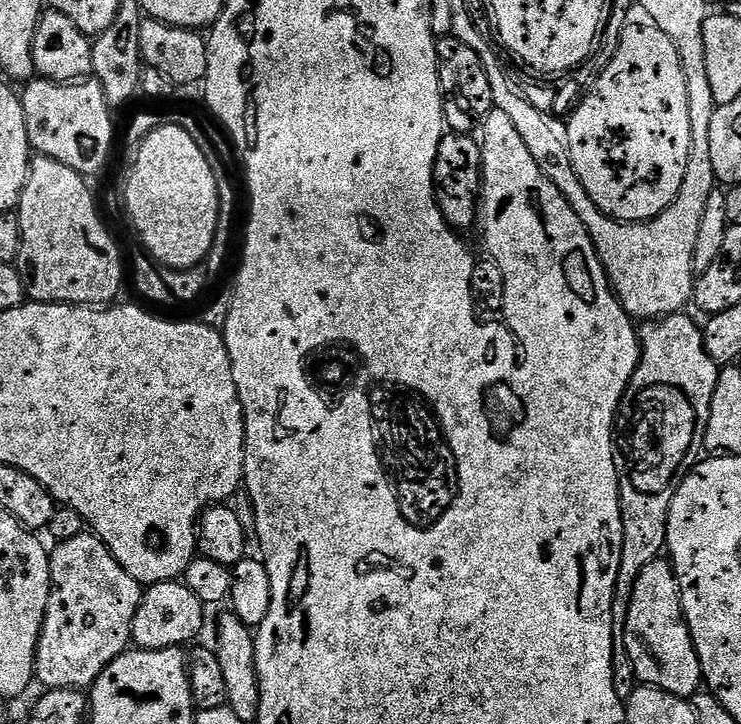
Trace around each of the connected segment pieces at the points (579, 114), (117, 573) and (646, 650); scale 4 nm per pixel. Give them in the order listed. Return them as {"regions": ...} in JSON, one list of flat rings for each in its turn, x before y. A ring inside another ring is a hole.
{"regions":[[[636,28,636,32,628,32,624,36,624,44,620,47,620,56,616,56,616,64,608,68,608,76,600,80,600,88,590,98,579,101,572,109,566,120,568,130,568,153,570,162,574,166,574,174,586,186,586,194,613,220,619,220,626,224,639,224,661,216,678,198,682,190,682,182,686,178,686,166,690,158,690,102,686,94,686,74,682,70,682,62,678,58,678,50,674,50,674,42,666,36,660,36,660,32,648,32,648,28]],[[85,530,78,536,69,536,59,541,50,552,52,561,52,593,48,599,48,613,44,616,44,630,40,641,40,650,36,661,36,680,44,683,45,689,49,688,79,688,81,690,91,689,96,679,102,674,102,670,106,670,106,666,110,666,110,662,114,662,114,658,118,658,124,652,129,651,130,645,133,643,132,627,134,626,134,618,136,611,140,605,142,595,142,585,130,575,129,572,119,564,114,558,114,554,108,548,108,545,100,541,99,536,91,531]],[[657,558,654,562,650,562,650,566,646,566,646,570,642,570,642,574,638,574,638,582,634,582,634,594,632,595,632,605,630,610,623,617,622,620,622,643,630,649,630,662,634,662,634,670,636,671,636,679,641,685,649,688,661,688,666,690,670,694,675,696,683,696,685,698,691,698,701,691,702,677,700,674,700,663,698,662,698,654,696,653,696,647,692,645,692,631,688,628,688,620,684,616,684,607,680,601,680,583,676,577,676,571,673,568,671,559]]]}

